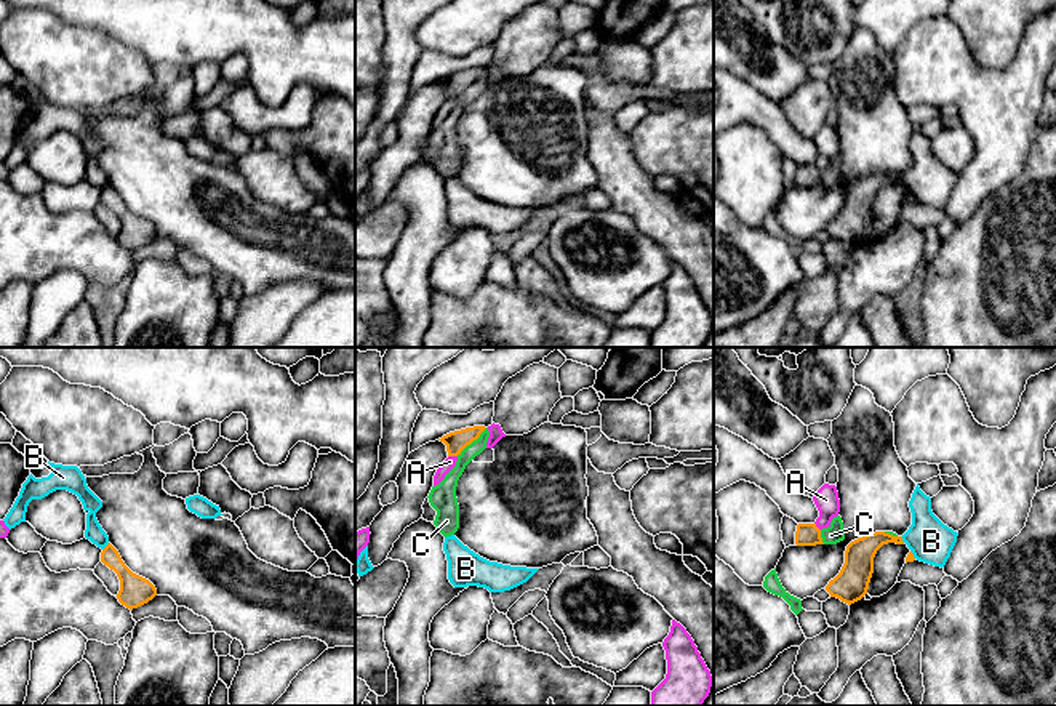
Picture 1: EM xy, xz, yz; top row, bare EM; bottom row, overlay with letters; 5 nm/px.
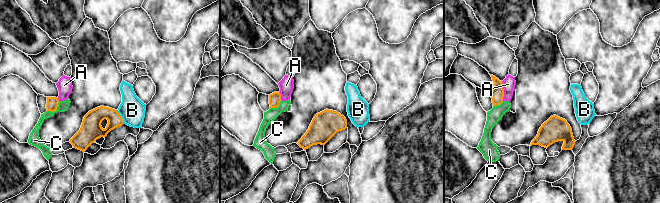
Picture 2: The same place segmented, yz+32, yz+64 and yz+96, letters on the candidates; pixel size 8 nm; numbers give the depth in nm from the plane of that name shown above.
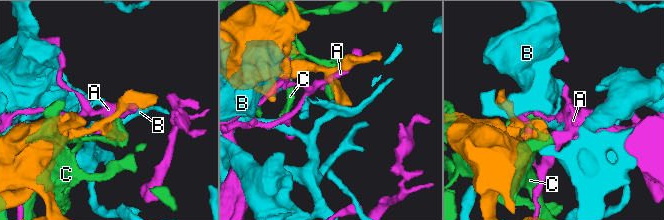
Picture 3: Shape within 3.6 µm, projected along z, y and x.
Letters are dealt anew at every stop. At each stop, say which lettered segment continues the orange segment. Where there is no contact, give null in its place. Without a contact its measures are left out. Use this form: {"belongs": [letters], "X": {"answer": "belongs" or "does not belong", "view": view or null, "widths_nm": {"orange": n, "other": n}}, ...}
{"belongs": [], "A": {"answer": "does not belong", "view": "xz", "widths_nm": {"orange": 100, "other": 60}}, "B": {"answer": "does not belong", "view": "xy", "widths_nm": {"orange": 140, "other": 90}}, "C": {"answer": "does not belong", "view": "xz", "widths_nm": {"orange": 100, "other": 80}}}

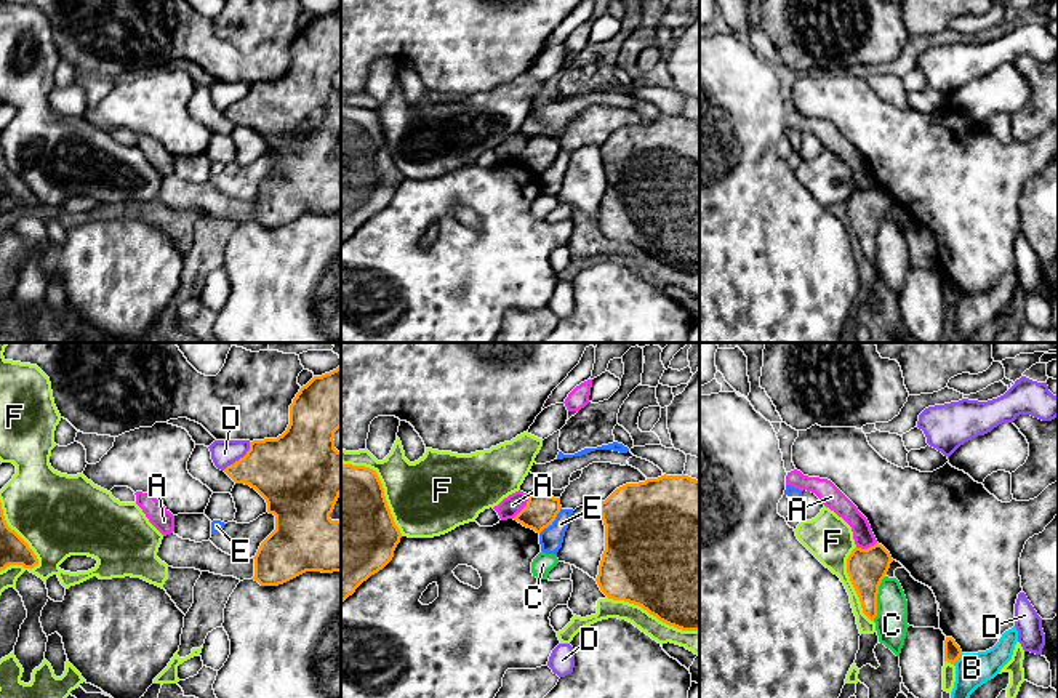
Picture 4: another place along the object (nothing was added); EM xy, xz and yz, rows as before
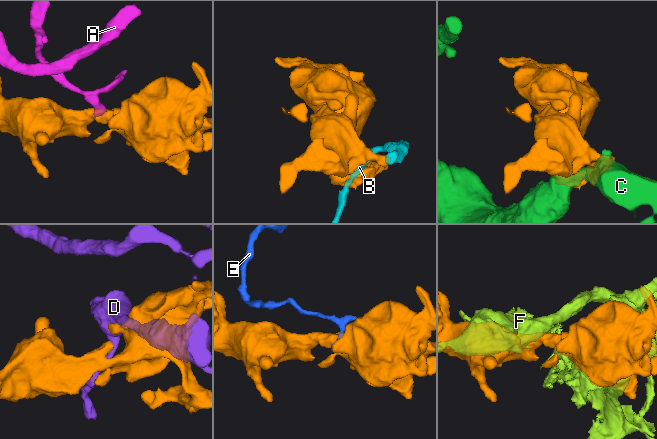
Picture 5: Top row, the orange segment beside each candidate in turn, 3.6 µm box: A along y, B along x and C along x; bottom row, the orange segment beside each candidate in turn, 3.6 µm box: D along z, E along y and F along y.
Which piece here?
{"belongs": [], "A": {"answer": "does not belong", "view": "xz", "widths_nm": {"orange": 160, "other": 100}}, "B": {"answer": "does not belong", "view": "yz", "widths_nm": {"orange": 90, "other": 180}}, "C": {"answer": "does not belong", "view": "yz", "widths_nm": {"orange": 190, "other": 160}}, "D": {"answer": "does not belong", "view": "xy", "widths_nm": {"orange": 360, "other": 130}}, "E": {"answer": "does not belong", "view": "xz", "widths_nm": {"orange": 160, "other": 120}}, "F": {"answer": "does not belong", "view": "xy", "widths_nm": {"orange": 140, "other": 420}}}

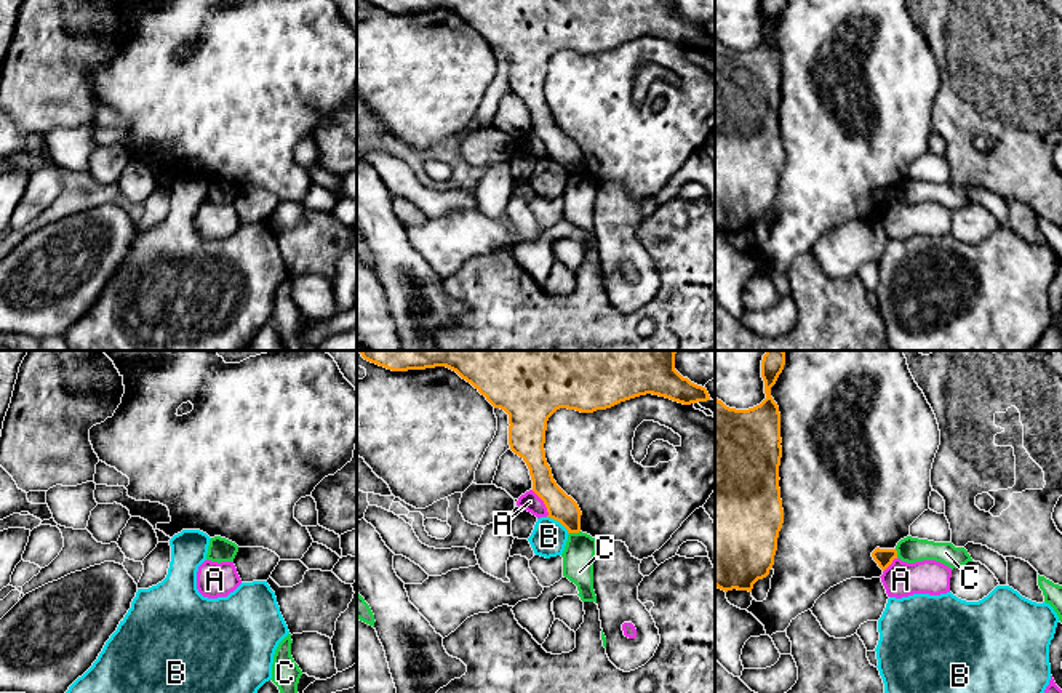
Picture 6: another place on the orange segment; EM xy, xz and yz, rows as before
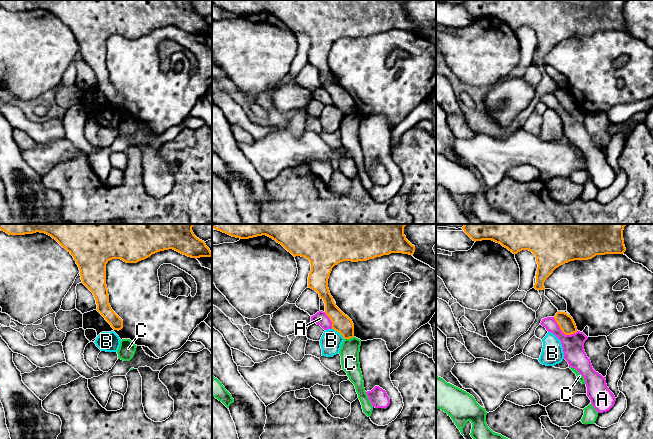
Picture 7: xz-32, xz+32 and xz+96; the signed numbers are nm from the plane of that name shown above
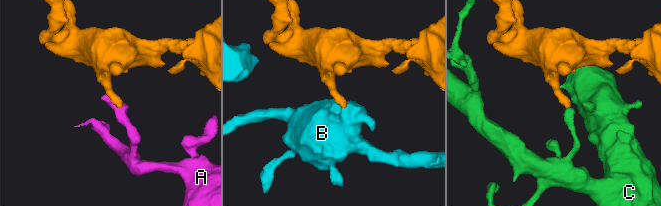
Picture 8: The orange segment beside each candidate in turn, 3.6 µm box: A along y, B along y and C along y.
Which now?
{"belongs": [], "A": {"answer": "does not belong", "view": "xz", "widths_nm": {"orange": 140, "other": 100}}, "B": {"answer": "does not belong", "view": "xz", "widths_nm": {"orange": 140, "other": 180}}, "C": {"answer": "does not belong", "view": "xz", "widths_nm": {"orange": 140, "other": 160}}}

